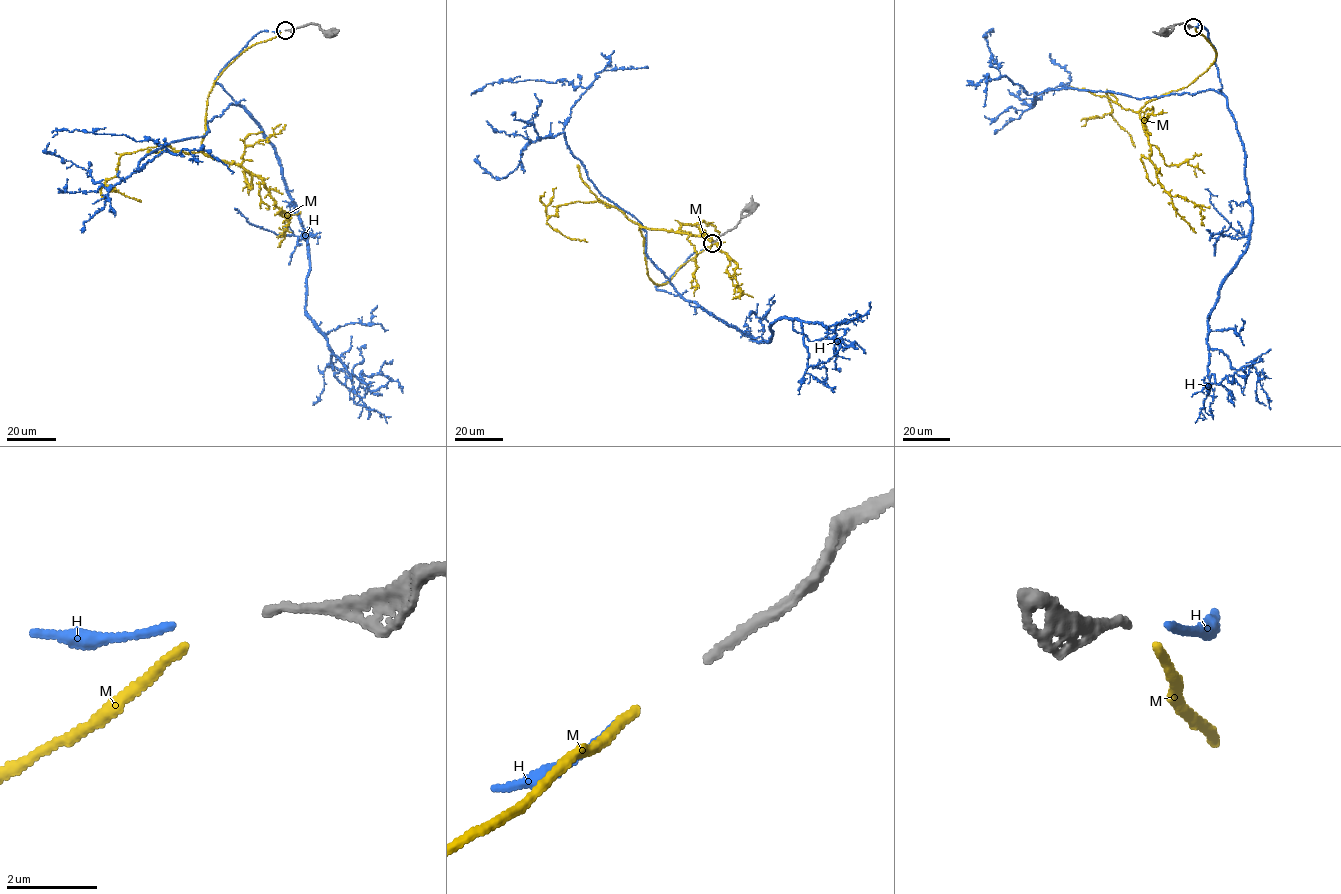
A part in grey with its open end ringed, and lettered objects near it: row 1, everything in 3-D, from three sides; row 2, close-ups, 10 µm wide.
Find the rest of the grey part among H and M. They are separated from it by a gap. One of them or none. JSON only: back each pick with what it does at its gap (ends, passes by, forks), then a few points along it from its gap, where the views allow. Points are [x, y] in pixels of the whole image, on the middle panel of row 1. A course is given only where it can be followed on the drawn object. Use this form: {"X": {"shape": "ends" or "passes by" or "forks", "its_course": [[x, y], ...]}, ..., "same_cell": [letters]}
{"M": {"shape": "ends", "its_course": [[708, 246], [659, 285], [648, 276], [639, 224], [598, 201], [557, 206], [557, 216], [546, 222], [587, 241]]}, "same_cell": ["M"]}

